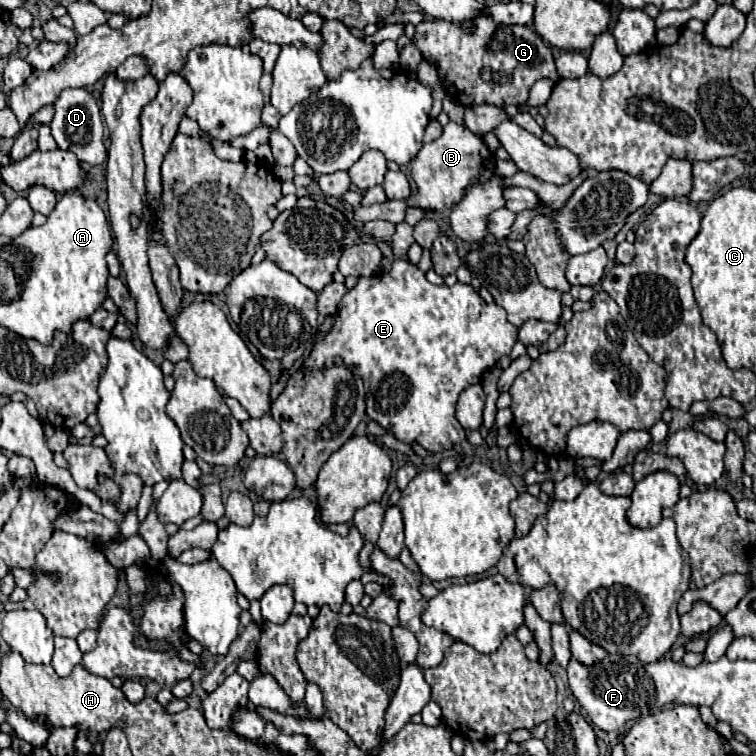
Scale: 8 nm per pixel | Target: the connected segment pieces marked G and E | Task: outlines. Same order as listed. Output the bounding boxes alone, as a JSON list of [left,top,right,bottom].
[[411,15,561,105],[303,259,519,453]]

